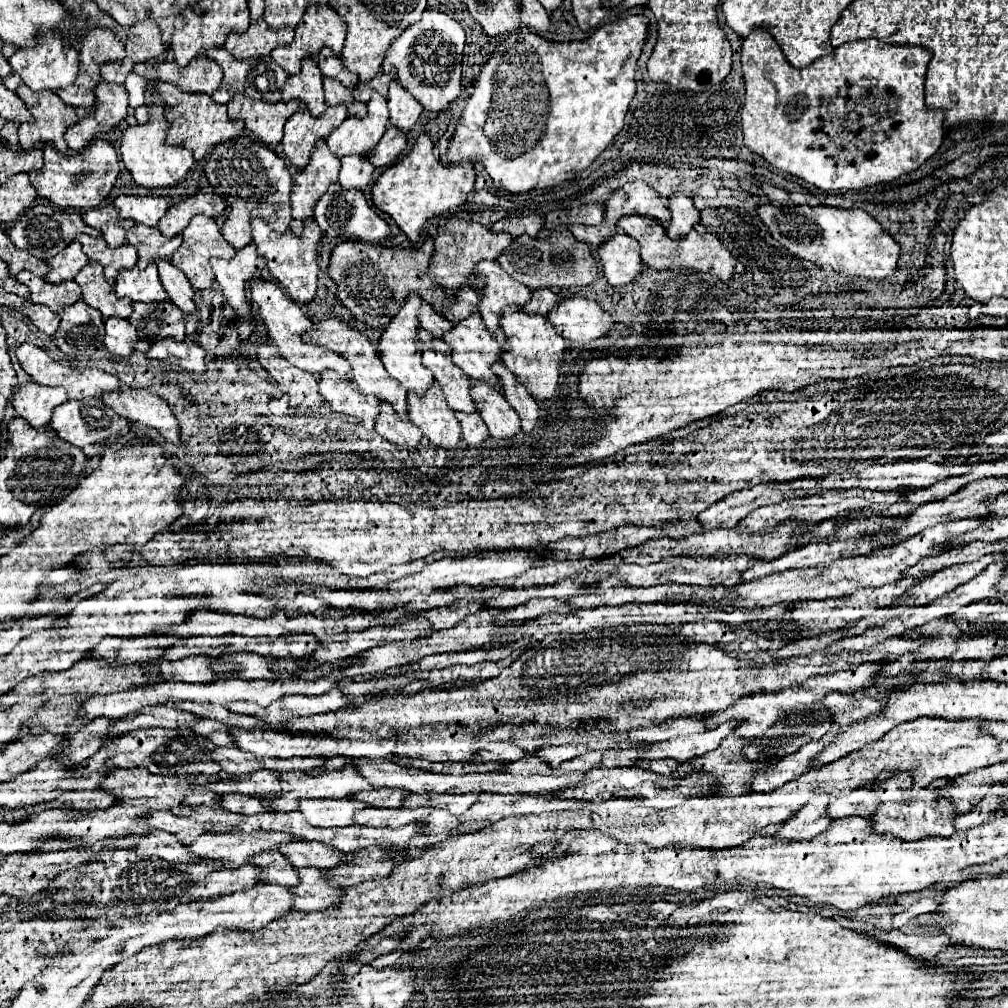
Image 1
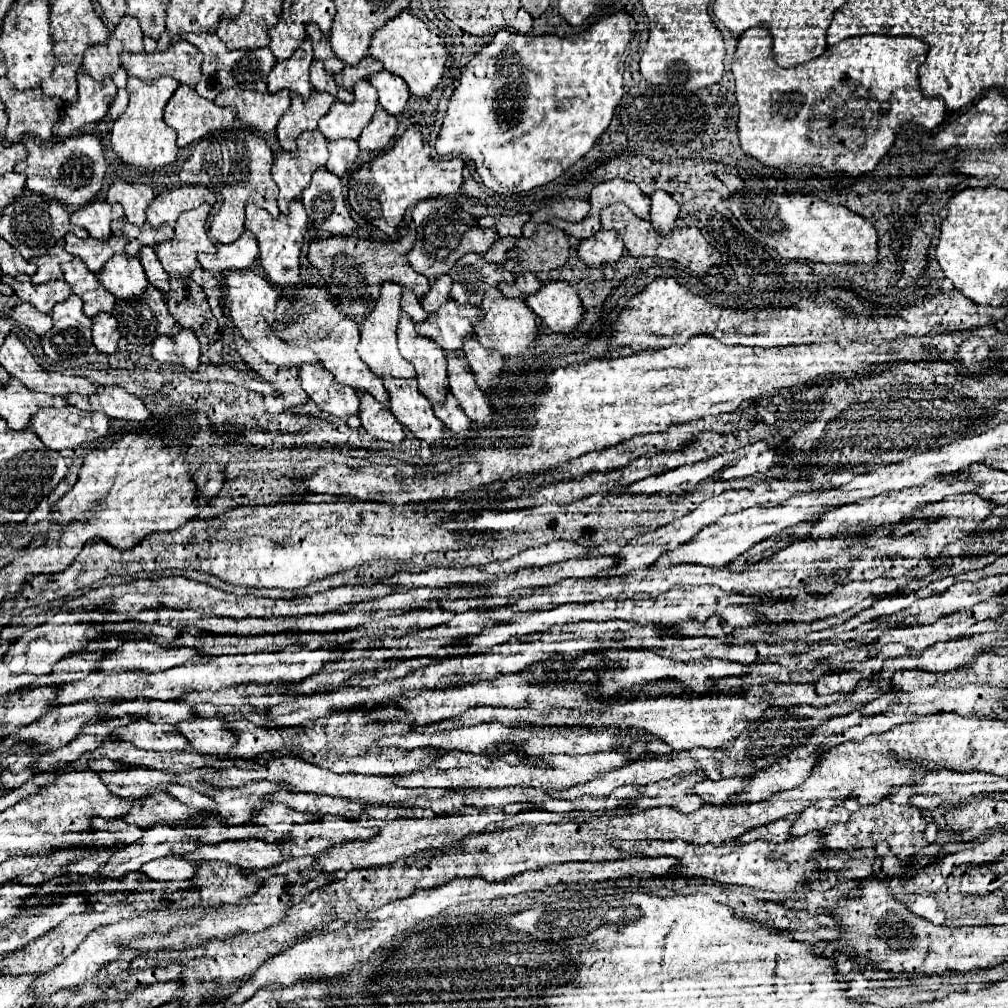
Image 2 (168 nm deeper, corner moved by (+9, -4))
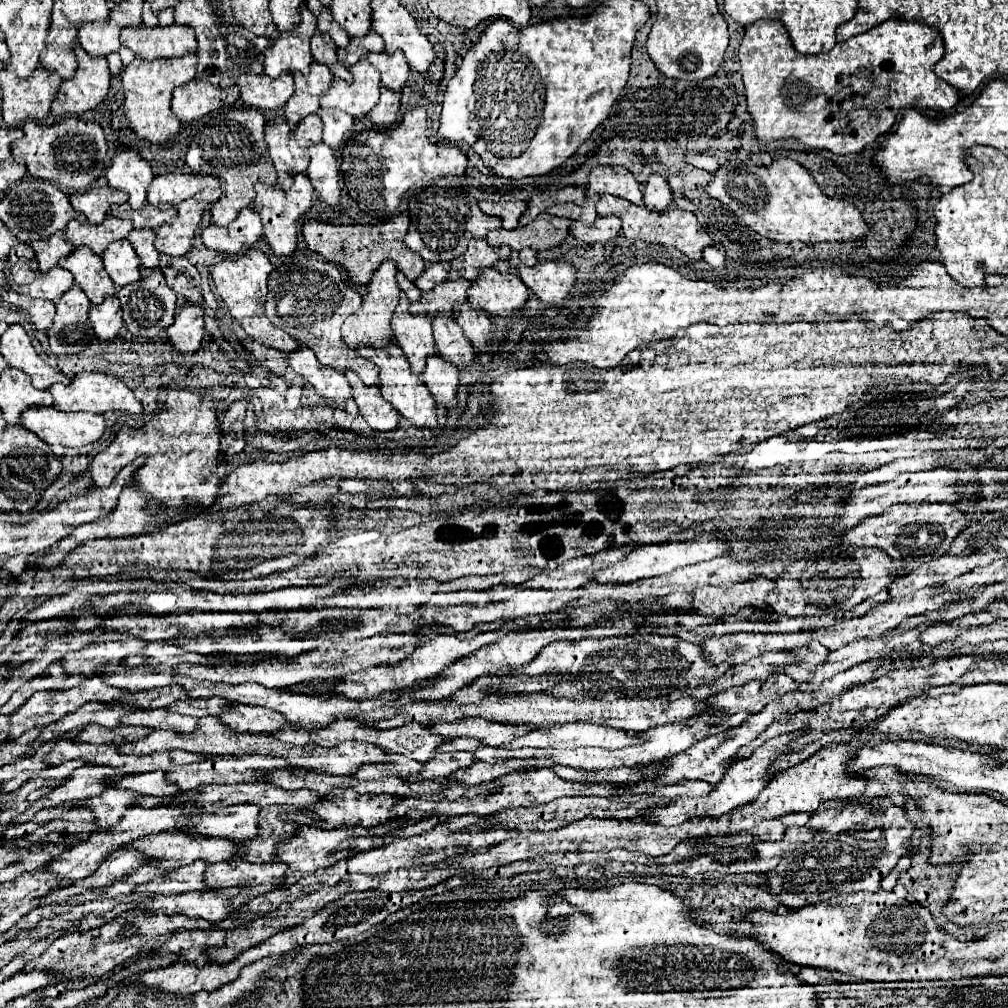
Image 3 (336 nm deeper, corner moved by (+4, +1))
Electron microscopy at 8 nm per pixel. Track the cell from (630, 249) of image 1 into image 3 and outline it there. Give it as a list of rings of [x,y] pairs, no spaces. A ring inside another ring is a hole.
[[[598,217],[592,225],[584,225],[578,221],[570,223],[570,233],[586,243],[610,241],[620,235],[620,219],[618,217]]]

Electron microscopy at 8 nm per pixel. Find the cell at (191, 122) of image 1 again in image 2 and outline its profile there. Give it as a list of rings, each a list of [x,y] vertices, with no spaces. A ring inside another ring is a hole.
[[[185,84],[175,90],[165,106],[165,124],[177,132],[177,146],[181,150],[215,131],[227,130],[234,120],[233,108],[219,108]]]

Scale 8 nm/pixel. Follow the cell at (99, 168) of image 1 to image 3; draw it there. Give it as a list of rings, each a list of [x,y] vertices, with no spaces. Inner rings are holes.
[[[64,119],[54,125],[42,125],[36,121],[26,121],[24,137],[12,143],[12,155],[16,159],[24,159],[28,171],[36,179],[52,181],[56,187],[66,191],[86,191],[96,183],[100,173],[104,171],[106,157],[106,137],[102,127],[96,121],[84,119]]]

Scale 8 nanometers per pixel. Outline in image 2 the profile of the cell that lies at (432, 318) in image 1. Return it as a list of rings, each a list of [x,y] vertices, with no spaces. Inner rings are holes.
[[[403,288],[401,308],[403,308],[411,318],[413,318],[413,322],[425,322],[425,320],[427,320],[427,312],[421,308],[417,296],[415,296],[409,288]]]

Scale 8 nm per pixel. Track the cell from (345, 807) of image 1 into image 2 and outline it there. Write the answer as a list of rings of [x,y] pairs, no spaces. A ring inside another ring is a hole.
[[[271,804],[271,806],[255,812],[253,824],[263,824],[271,832],[291,832],[295,826],[311,824],[311,822],[317,822],[317,820],[319,820],[317,814],[297,812],[297,810],[291,810],[283,804]]]

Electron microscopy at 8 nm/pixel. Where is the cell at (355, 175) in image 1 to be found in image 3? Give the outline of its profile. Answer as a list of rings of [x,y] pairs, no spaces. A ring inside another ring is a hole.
[[[320,109],[318,111],[322,123],[324,123],[324,135],[322,141],[326,145],[330,145],[336,153],[340,153],[344,149],[344,143],[350,139],[352,135],[352,117],[348,117],[346,113],[334,111],[334,109]]]

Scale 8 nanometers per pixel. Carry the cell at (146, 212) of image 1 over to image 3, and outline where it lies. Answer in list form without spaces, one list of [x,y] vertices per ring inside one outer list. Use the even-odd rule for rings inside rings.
[[[118,151],[106,169],[106,179],[112,189],[128,193],[132,209],[140,209],[146,203],[146,189],[154,179],[150,163],[138,155],[138,151]]]

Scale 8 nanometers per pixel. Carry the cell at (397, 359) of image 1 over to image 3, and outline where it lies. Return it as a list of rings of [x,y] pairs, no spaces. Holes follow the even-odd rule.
[[[382,261],[380,267],[372,273],[368,285],[366,285],[366,293],[362,295],[362,305],[358,307],[356,313],[352,313],[344,325],[342,325],[342,337],[350,347],[358,347],[358,345],[368,345],[368,347],[384,347],[388,345],[388,337],[392,335],[390,329],[390,319],[394,313],[394,307],[398,305],[398,293],[400,287],[396,283],[396,267],[392,261]]]

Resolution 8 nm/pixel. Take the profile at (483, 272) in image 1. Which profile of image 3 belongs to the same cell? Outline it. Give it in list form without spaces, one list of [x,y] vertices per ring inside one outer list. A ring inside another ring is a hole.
[[[476,239],[468,243],[466,253],[462,253],[460,257],[456,257],[450,263],[450,279],[456,277],[466,277],[468,281],[472,281],[472,277],[476,279],[480,269],[486,265],[494,265],[496,261],[500,261],[500,253],[496,247],[488,245],[486,239]]]

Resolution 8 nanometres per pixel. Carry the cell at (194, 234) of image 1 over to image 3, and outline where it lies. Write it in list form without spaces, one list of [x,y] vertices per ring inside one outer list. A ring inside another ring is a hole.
[[[206,187],[192,199],[182,201],[176,209],[178,209],[178,217],[172,225],[160,225],[156,229],[156,239],[154,245],[158,249],[158,253],[166,253],[166,255],[186,255],[192,247],[192,239],[194,239],[194,231],[198,229],[202,215],[204,215],[207,207],[216,202],[222,194],[220,187]]]

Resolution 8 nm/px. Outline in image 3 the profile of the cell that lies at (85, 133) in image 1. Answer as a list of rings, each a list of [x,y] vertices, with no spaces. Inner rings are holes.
[[[74,43],[78,69],[72,79],[62,81],[56,99],[52,101],[54,117],[78,117],[102,103],[110,85],[108,61],[104,57],[88,57],[80,43]]]

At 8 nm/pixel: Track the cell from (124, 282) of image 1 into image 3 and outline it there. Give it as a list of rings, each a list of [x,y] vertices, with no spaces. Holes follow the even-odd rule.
[[[120,239],[120,241],[114,241],[112,245],[108,245],[106,251],[102,253],[102,261],[106,265],[110,279],[118,287],[136,283],[142,277],[136,251],[132,249],[132,245],[126,239]]]

